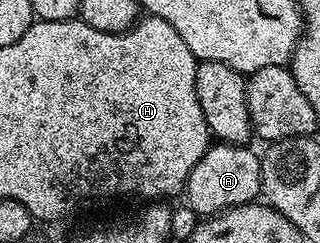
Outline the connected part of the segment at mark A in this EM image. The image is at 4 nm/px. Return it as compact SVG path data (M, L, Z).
M215 142L207 147L204 157L196 161L196 169L188 177L184 188L186 203L198 214L198 217L217 215L219 211L227 211L229 207L239 207L245 203L253 203L262 195L262 160L259 152L253 151L253 146L241 143Z

